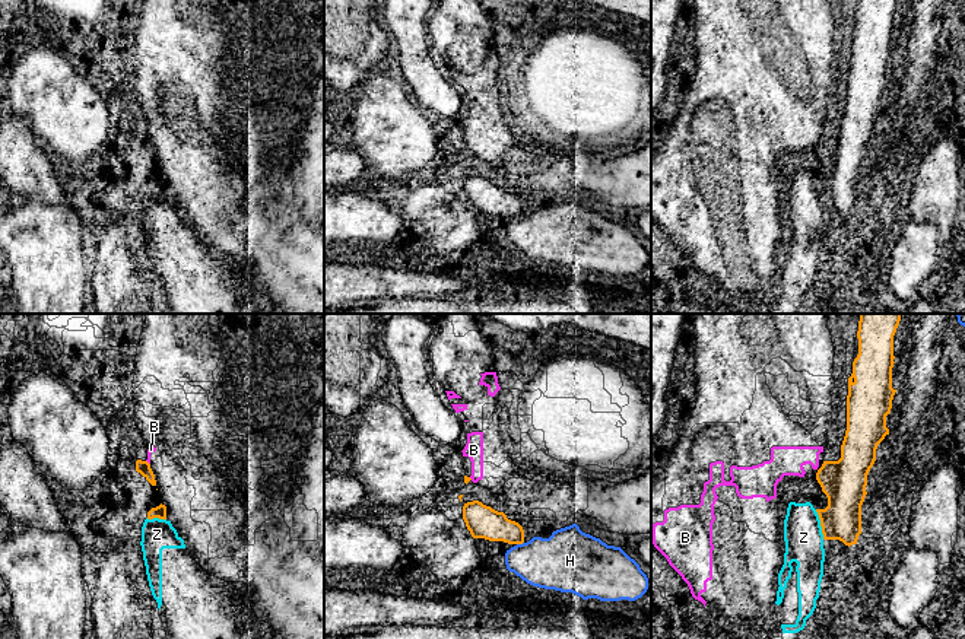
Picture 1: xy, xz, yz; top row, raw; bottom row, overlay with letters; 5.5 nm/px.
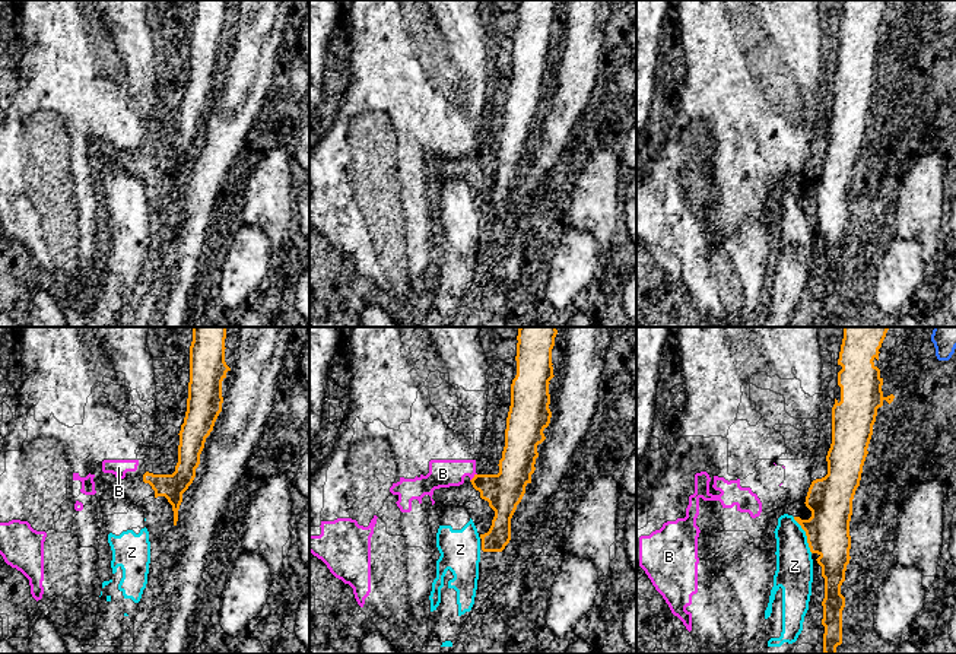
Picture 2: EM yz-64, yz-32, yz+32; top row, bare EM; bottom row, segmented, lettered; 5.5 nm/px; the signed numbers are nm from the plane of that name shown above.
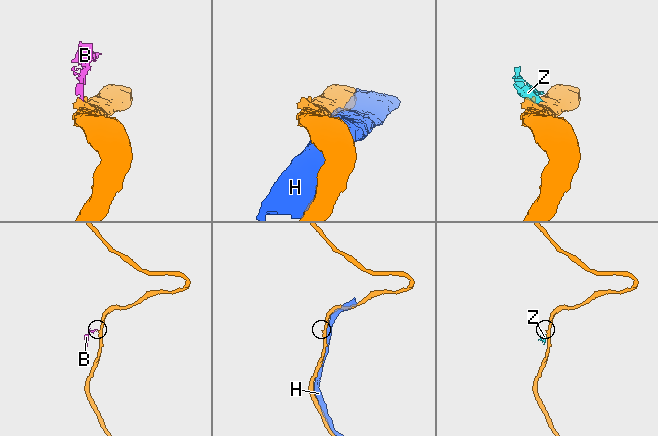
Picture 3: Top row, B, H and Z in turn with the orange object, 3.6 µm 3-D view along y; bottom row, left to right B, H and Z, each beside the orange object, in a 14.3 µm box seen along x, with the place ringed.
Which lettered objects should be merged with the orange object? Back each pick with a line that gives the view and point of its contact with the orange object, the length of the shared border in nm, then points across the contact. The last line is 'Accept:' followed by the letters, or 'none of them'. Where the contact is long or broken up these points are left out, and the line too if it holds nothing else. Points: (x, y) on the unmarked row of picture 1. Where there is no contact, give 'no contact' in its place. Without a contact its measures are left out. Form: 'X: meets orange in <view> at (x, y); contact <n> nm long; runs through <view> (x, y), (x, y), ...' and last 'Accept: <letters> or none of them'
Accept: none of them

